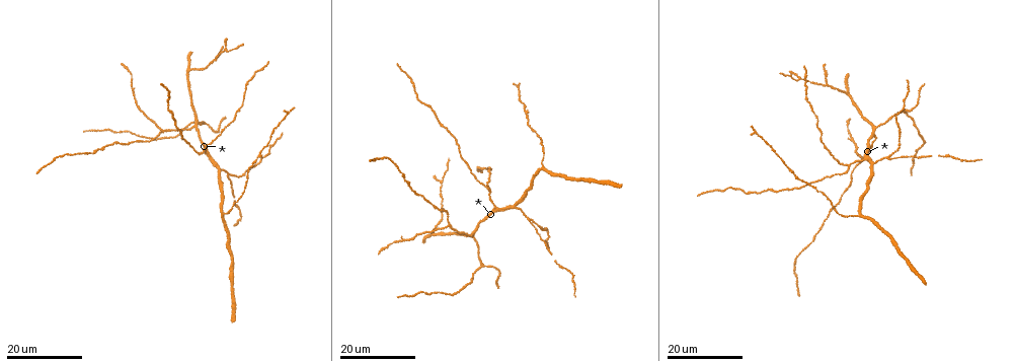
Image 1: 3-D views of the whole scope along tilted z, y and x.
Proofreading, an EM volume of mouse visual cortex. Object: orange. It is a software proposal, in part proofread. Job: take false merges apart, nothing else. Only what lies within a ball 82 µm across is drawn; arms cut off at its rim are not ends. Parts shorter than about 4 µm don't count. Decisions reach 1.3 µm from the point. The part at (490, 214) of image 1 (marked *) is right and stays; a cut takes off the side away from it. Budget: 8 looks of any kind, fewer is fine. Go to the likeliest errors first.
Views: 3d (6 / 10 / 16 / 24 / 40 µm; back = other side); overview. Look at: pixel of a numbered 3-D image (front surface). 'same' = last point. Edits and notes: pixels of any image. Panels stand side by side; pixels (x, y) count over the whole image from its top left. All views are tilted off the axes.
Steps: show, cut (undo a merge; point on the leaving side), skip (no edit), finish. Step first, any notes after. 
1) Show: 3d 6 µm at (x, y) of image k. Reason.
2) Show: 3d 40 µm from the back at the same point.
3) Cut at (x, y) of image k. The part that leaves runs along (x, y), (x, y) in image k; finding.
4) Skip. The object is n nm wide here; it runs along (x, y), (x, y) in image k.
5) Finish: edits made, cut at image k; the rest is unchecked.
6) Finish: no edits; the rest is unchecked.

Show: 3d 24 µm at (826, 83) of image 1. Three-way junction.

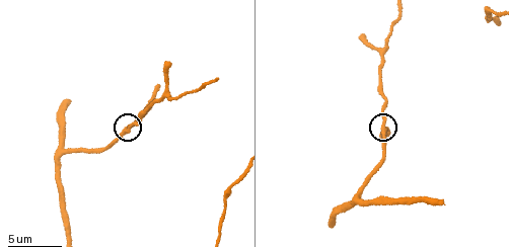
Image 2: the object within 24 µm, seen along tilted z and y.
Show: 3d 6 µm at (384, 126) of image 2.

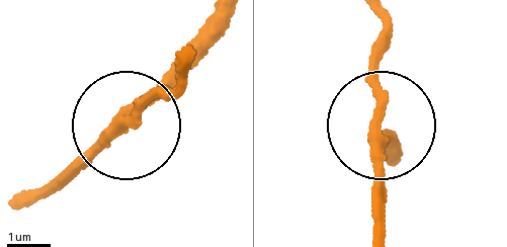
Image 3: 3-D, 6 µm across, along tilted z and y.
Skip. It runs along (372, 234), (381, 128), (404, 152) in image 3; all the same cell.

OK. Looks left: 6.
Show: 3d 16 µm at (876, 164) of image 1. A fork.

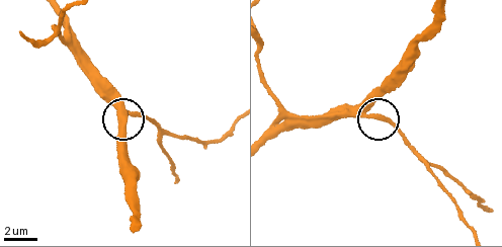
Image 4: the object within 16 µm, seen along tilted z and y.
Show: 3d 10 µm at (371, 113) of image 4.

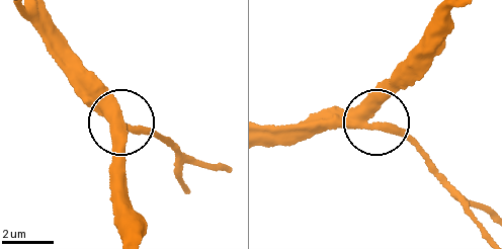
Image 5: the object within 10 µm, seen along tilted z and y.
Skip. The object is 340 nm wide here; it runs along (272, 140), (379, 120), (402, 127), (425, 152) in image 5; one cell here.

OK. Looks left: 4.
Show: 3d 16 µm at (208, 153) of image 1.

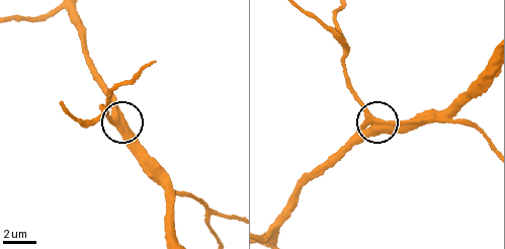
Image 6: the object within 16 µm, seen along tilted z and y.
Show: 3d 6 µm at (371, 120) of image 6. Zoom in.

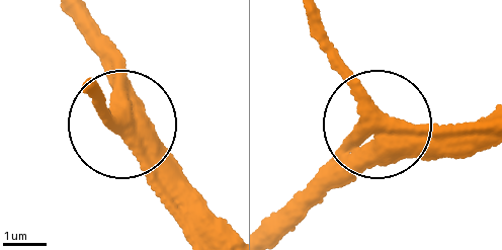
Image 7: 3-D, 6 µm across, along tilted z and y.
Skip. The object is 470 nm wide here; it runs along (315, 197), (350, 168), (372, 123), (310, 28) in image 7; continuous, no second cell.

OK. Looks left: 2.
Show: 3d 24 µm at (528, 218) of image 1. Two arms in line, one across.

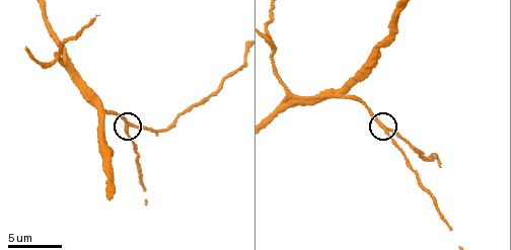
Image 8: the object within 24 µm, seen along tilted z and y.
Show: 3d 10 µm at (382, 129) of image 8.

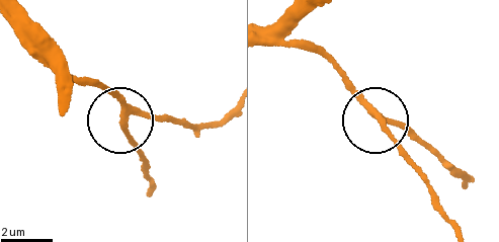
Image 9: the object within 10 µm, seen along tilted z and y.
Skip. The object is 210 nm wide here; it runs along (271, 46), (327, 56), (372, 116), (419, 137) in image 9; one cell here.

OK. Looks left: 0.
Finish: no edits; the rest is unchecked.

